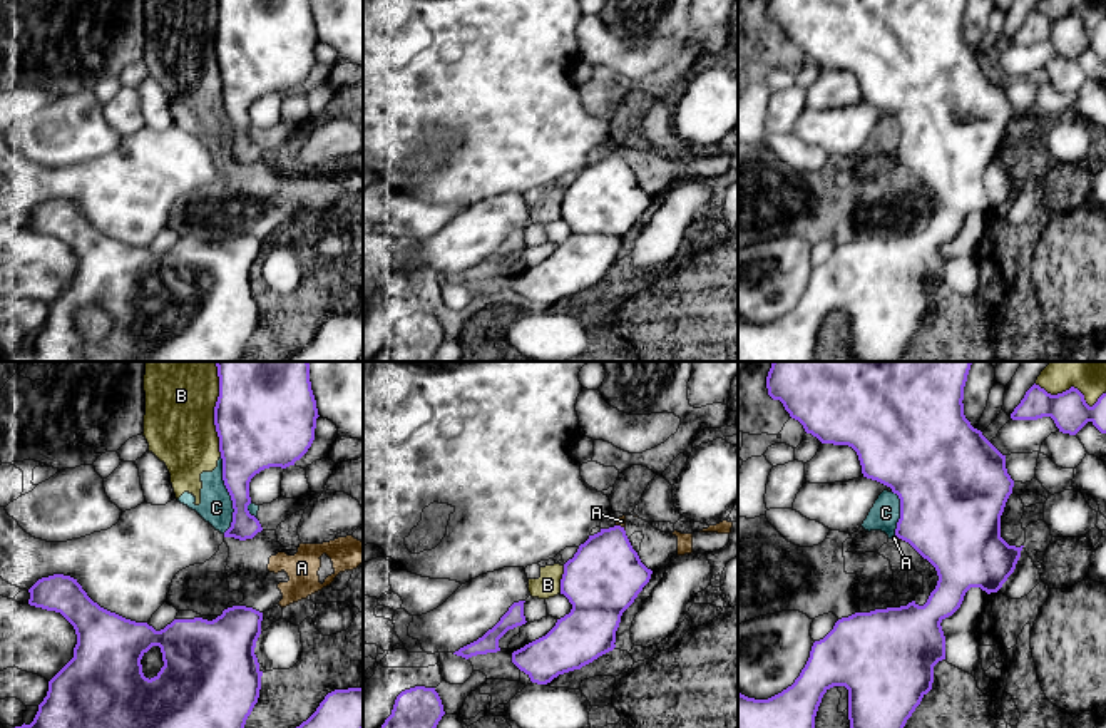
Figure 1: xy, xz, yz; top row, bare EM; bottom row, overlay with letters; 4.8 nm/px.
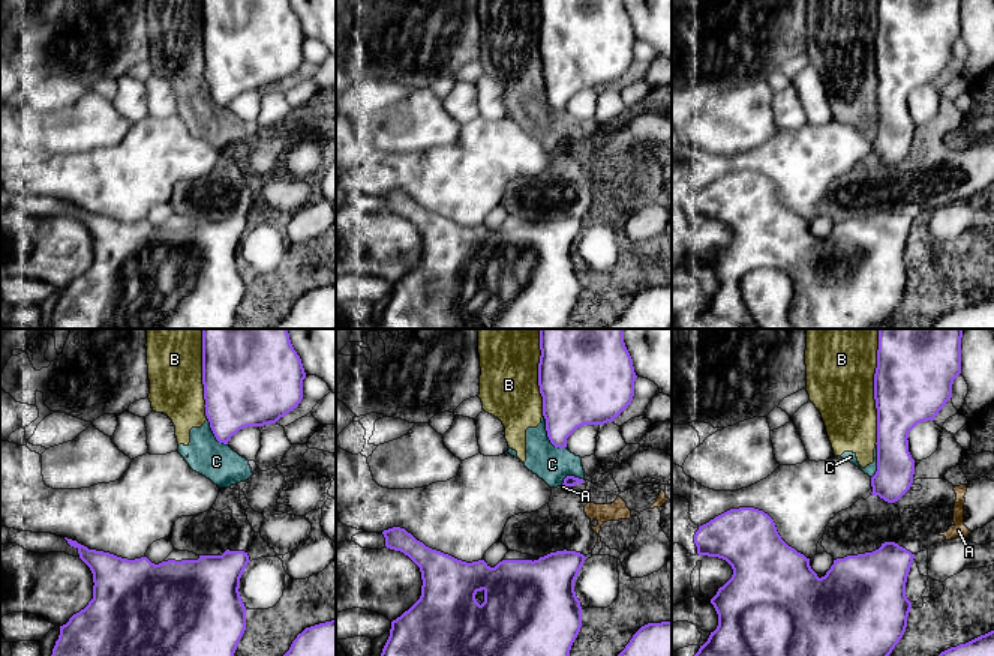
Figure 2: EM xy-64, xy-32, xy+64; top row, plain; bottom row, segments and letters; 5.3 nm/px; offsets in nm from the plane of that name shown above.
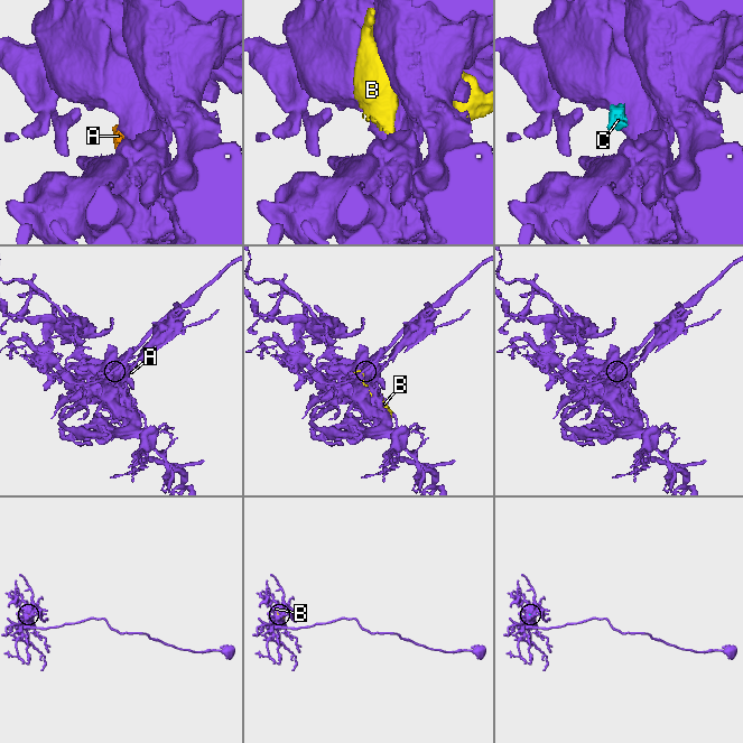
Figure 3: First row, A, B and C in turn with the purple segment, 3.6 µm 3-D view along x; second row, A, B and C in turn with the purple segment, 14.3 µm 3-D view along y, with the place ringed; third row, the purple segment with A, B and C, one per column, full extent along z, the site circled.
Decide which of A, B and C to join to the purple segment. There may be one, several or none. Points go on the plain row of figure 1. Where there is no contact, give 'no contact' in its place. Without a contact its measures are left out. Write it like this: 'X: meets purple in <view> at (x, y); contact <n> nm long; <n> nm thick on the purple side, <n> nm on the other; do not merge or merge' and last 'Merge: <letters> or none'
A: meets purple in xz at (621, 153); contact 60 nm long; 360 nm thick on the purple side, 50 nm on the other; do not merge
B: meets purple in xy at (215, 41); contact 400 nm long; 440 nm thick on the purple side, 340 nm on the other; do not merge
C: meets purple in xy at (230, 119); contact 360 nm long; 280 nm thick on the purple side, 160 nm on the other; do not merge
Merge: none

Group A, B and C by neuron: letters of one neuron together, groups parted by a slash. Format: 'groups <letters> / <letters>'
groups A B C

